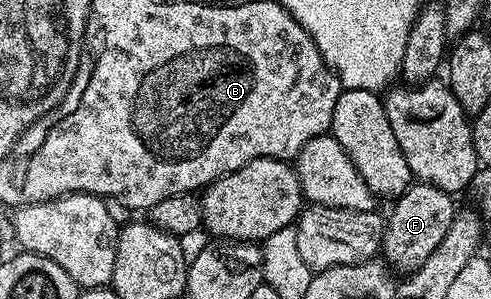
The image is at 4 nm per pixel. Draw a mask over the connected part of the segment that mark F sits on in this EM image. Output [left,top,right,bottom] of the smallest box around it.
[380,183,458,275]

